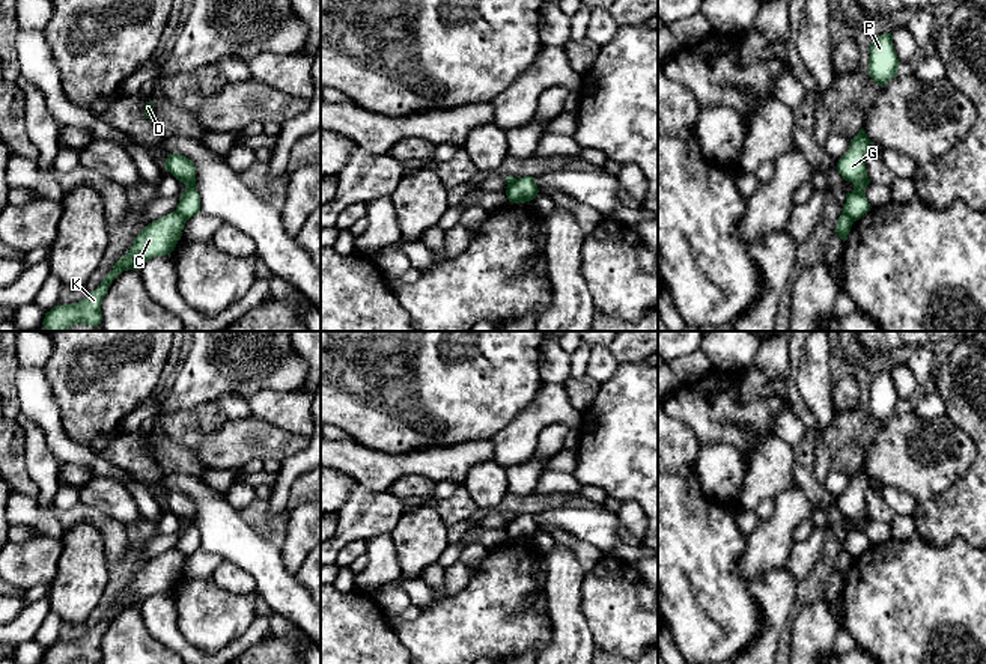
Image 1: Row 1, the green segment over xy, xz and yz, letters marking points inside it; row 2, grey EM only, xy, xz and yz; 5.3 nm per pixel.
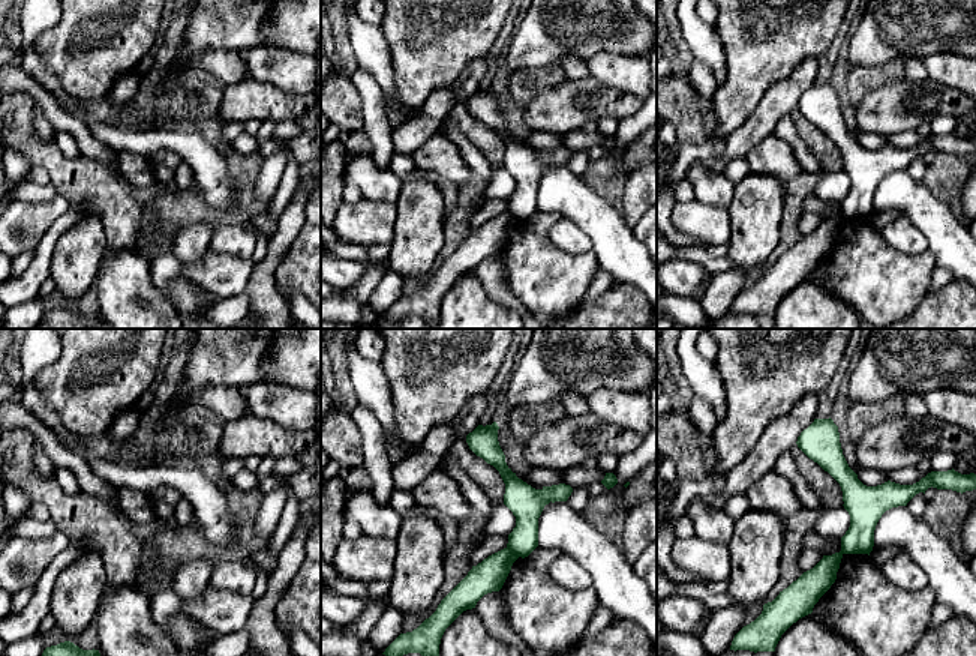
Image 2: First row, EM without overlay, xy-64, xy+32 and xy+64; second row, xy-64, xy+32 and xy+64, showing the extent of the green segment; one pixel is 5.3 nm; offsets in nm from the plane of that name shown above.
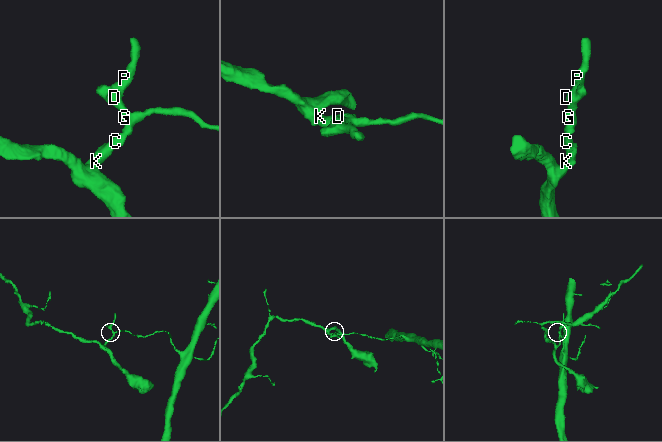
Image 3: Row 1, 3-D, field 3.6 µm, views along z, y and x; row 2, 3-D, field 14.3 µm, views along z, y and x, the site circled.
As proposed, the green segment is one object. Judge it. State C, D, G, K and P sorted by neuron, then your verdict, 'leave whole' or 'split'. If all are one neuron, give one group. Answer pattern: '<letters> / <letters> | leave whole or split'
C K / D G P | split

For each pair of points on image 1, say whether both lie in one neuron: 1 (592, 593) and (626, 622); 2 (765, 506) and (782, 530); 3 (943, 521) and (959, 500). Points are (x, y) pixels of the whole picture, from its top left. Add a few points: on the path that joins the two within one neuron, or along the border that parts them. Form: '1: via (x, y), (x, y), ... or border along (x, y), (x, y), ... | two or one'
1: via (601, 601), (617, 613) | one
2: border along (774, 499), (774, 512), (760, 521) | two
3: via (947, 517), (959, 505) | one

